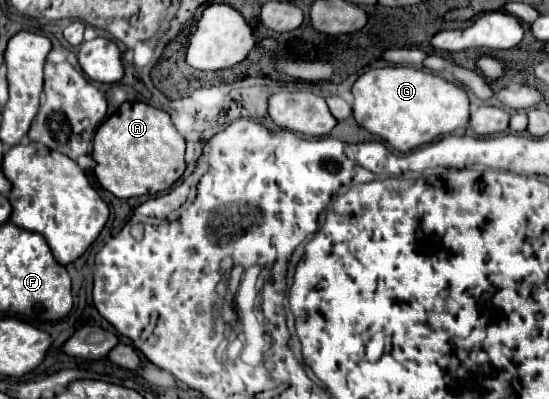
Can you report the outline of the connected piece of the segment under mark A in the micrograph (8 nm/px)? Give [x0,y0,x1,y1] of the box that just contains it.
[93,102,185,198]

